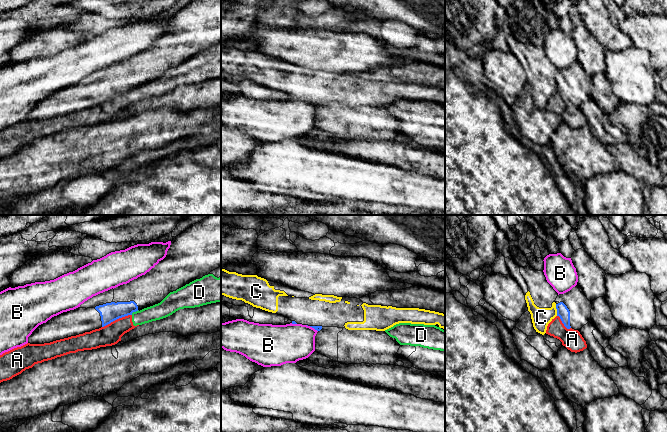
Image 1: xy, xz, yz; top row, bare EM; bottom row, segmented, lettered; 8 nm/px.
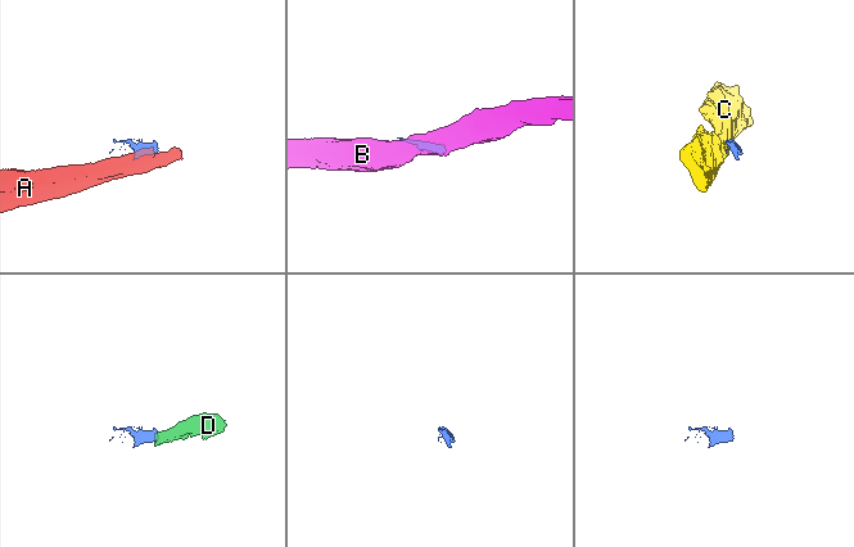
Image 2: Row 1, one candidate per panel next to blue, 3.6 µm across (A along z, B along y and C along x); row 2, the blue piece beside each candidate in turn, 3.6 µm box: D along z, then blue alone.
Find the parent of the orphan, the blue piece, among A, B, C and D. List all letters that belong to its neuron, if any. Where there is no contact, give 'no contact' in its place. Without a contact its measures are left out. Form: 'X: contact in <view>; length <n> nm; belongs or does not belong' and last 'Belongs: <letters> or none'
A: contact in xy; length 260 nm; does not belong
B: contact in xz; length 80 nm; does not belong
C: contact in yz; length 100 nm; does not belong
D: contact in xy; length 70 nm; does not belong
Belongs: none

